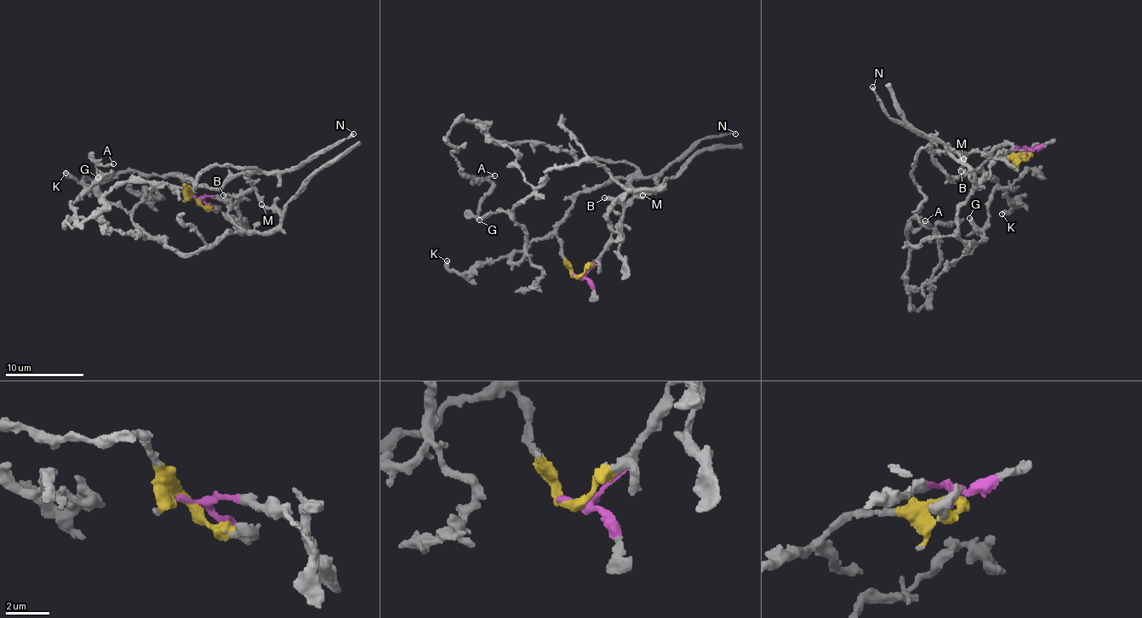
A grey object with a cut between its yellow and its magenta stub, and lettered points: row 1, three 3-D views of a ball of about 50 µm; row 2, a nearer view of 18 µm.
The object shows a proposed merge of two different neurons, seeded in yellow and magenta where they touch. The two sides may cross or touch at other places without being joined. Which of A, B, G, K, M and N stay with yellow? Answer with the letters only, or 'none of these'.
A, B, K, N

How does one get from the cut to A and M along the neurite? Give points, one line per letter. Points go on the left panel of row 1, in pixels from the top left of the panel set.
A: (195, 197), (174, 175), (224, 187), (253, 167), (119, 183), (66, 221), (113, 164)
M: (195, 197), (205, 196), (230, 203), (228, 220), (248, 231), (273, 231), (279, 223), (279, 214), (261, 205)

